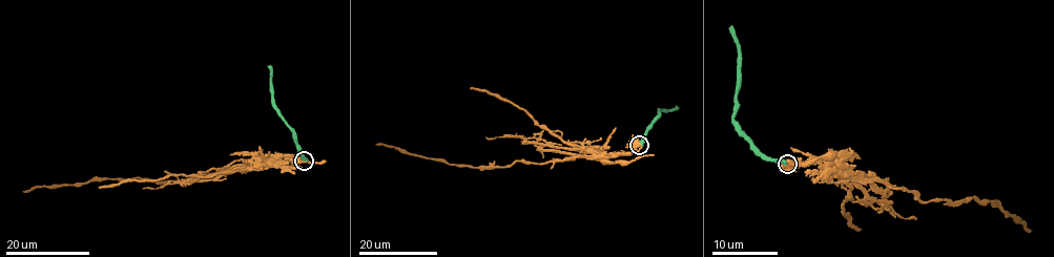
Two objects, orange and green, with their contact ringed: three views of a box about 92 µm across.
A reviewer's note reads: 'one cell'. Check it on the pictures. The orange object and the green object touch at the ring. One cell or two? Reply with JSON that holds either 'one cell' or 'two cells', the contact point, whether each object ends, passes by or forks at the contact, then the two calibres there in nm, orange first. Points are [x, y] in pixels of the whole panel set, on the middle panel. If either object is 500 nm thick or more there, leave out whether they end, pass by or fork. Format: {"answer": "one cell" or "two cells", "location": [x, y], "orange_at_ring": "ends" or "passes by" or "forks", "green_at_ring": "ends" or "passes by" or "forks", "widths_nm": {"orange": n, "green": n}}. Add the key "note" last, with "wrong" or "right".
{"answer": "two cells", "location": [639, 145], "widths_nm": {"orange": 650, "green": 600}, "note": "wrong"}

